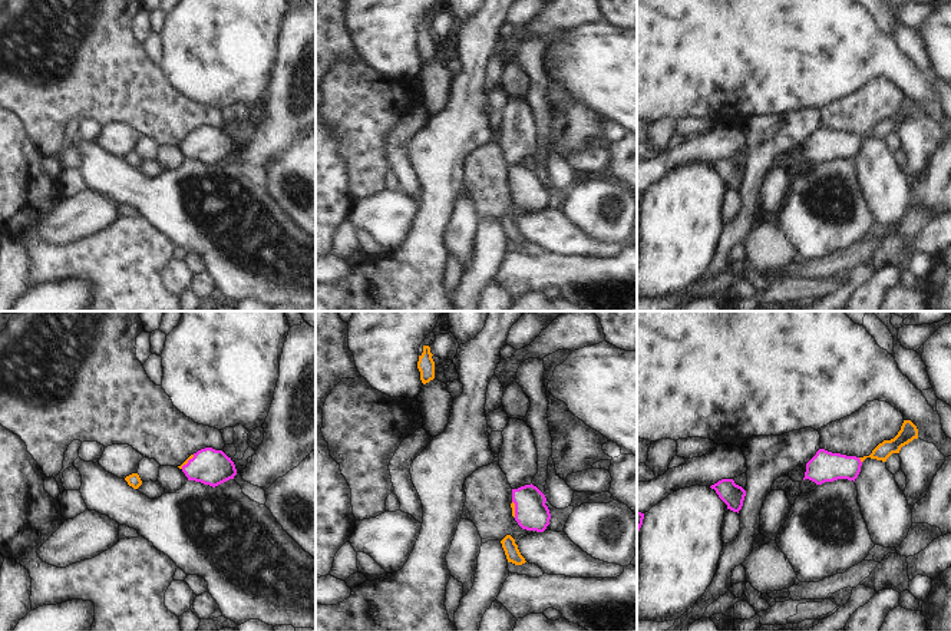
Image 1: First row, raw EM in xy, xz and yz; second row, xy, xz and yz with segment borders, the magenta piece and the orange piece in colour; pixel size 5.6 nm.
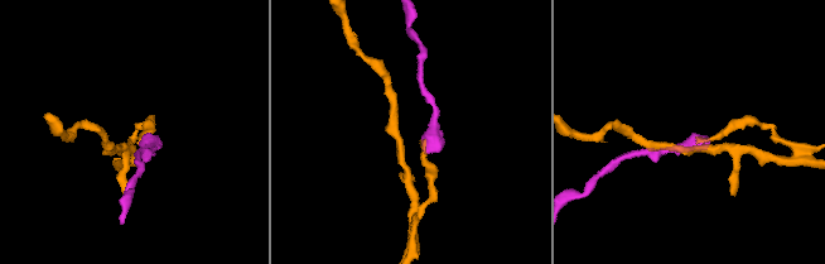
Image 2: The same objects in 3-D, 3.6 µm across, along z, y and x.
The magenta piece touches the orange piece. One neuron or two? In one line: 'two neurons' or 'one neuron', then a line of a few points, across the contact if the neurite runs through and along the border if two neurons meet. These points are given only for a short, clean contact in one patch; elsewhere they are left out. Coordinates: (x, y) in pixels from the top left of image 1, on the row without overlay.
one neuron | yz (825, 145), (849, 145), (859, 139), (887, 126)

